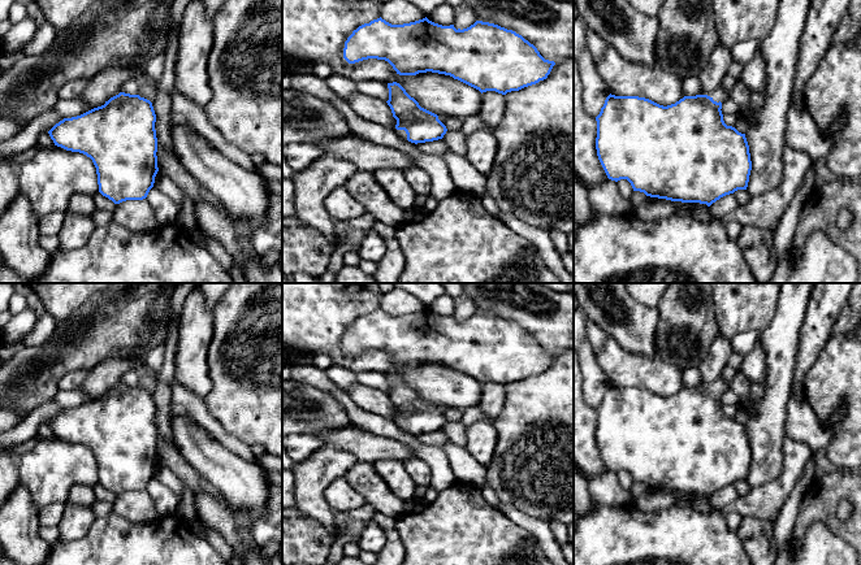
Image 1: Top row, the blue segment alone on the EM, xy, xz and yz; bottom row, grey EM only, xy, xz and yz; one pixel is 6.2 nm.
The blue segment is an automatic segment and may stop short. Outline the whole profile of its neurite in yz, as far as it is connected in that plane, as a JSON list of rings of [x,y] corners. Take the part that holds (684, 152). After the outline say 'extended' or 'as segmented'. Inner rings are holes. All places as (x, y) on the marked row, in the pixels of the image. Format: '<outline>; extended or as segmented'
[[[722,86],[708,95],[684,96],[667,107],[645,97],[610,94],[596,117],[596,149],[607,178],[615,182],[627,179],[633,191],[650,197],[708,207],[737,190],[747,190],[752,170],[749,145],[745,134],[724,123],[721,110],[722,104],[730,97],[730,92]]]; extended

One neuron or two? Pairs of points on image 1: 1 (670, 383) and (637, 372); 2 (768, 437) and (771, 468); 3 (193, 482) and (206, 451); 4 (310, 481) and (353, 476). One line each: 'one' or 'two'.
1: one
2: one
3: two
4: two

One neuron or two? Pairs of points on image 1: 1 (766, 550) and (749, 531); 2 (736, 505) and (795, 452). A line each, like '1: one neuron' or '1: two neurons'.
1: one neuron
2: one neuron

